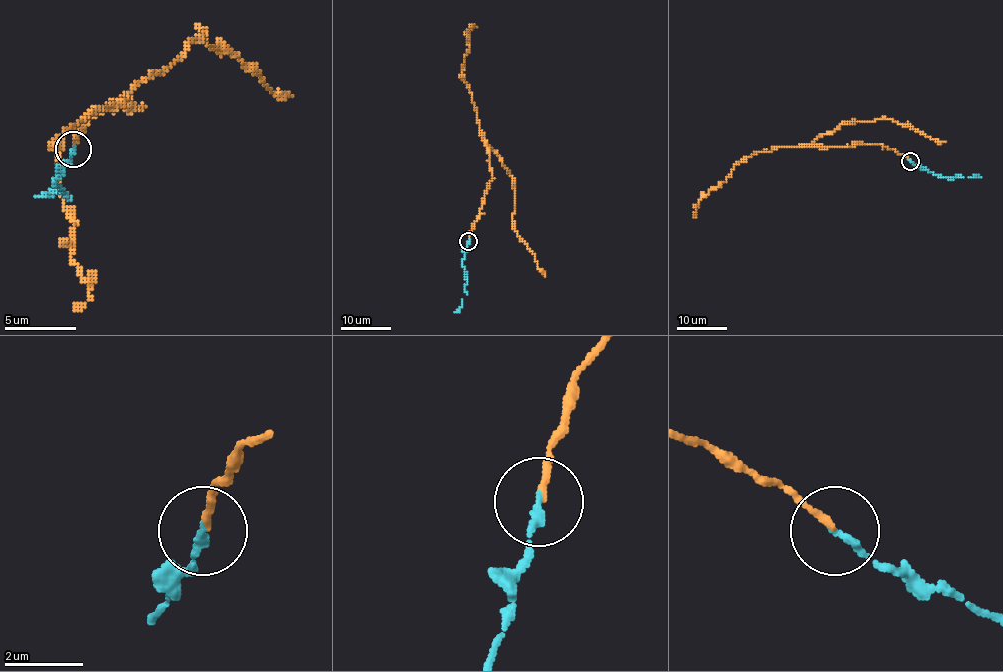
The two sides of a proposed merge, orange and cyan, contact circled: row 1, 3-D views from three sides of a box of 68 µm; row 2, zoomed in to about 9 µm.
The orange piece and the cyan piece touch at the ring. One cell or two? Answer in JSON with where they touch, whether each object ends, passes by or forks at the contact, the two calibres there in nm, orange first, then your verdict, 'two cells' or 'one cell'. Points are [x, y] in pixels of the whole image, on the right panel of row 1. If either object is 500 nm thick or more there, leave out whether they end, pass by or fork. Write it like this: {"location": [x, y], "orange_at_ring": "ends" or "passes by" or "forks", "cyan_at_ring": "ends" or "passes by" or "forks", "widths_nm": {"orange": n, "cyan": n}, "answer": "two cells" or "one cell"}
{"location": [910, 161], "orange_at_ring": "ends", "cyan_at_ring": "ends", "widths_nm": {"orange": 160, "cyan": 200}, "answer": "one cell"}

